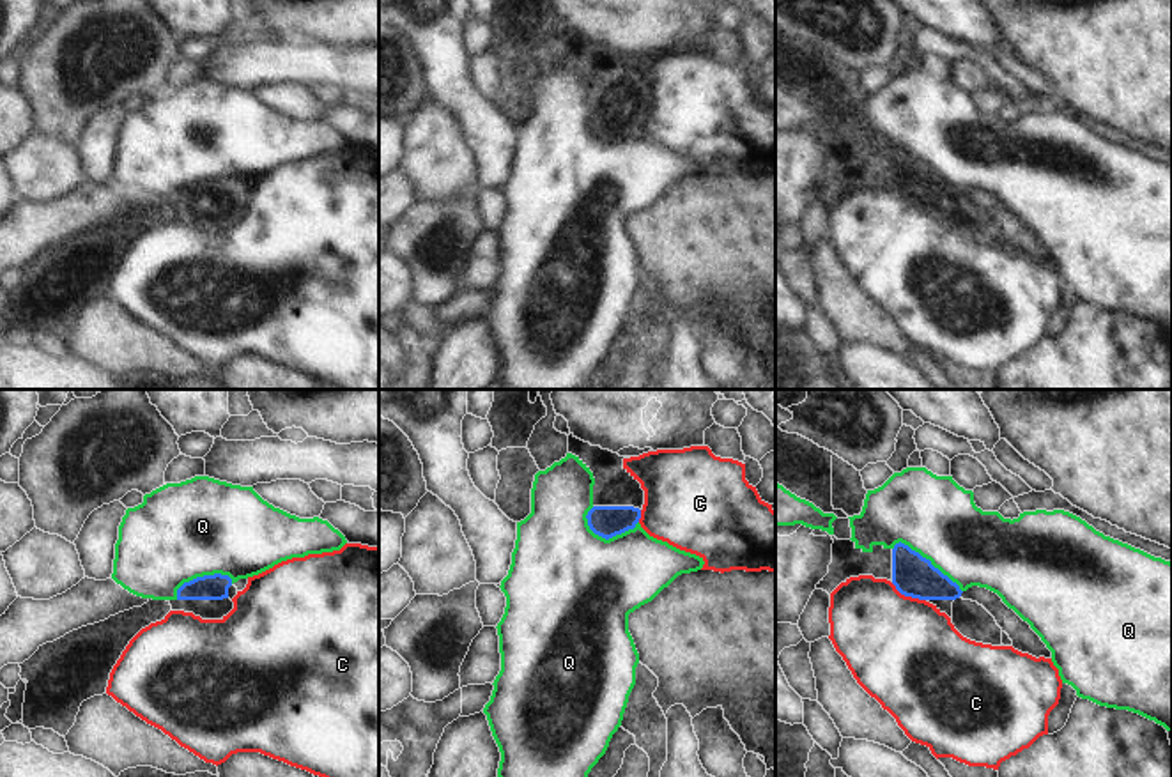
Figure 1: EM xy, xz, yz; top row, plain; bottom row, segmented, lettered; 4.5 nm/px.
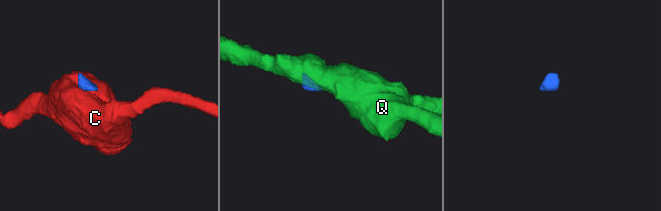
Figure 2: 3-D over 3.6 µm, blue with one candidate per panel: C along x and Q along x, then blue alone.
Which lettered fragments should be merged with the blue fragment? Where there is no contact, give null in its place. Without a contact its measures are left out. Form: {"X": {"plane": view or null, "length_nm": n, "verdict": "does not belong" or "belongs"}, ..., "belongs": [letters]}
{"C": {"plane": "yz", "length_nm": 180, "verdict": "does not belong"}, "Q": {"plane": "yz", "length_nm": 380, "verdict": "belongs"}, "belongs": ["Q"]}

